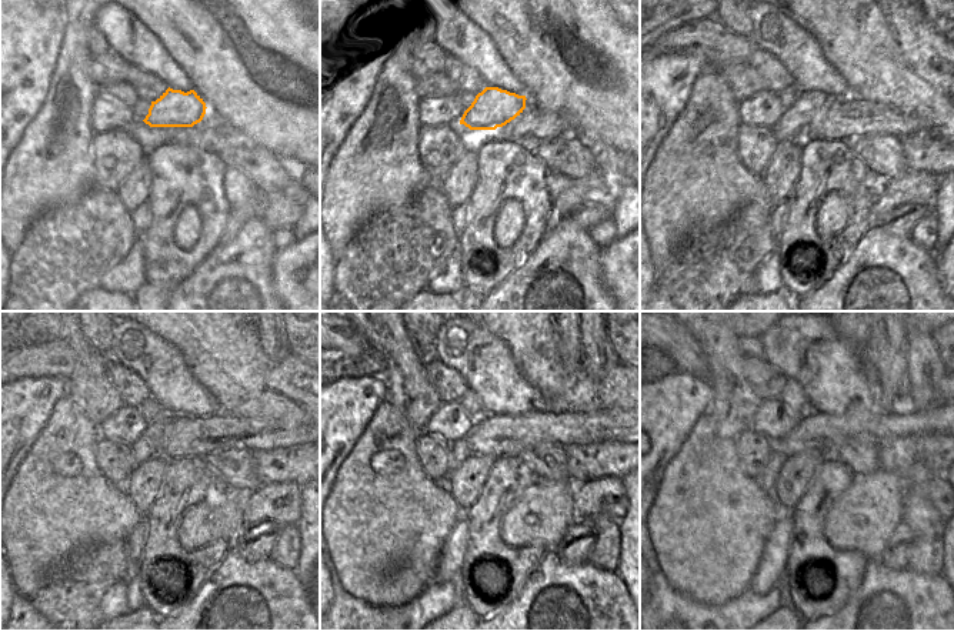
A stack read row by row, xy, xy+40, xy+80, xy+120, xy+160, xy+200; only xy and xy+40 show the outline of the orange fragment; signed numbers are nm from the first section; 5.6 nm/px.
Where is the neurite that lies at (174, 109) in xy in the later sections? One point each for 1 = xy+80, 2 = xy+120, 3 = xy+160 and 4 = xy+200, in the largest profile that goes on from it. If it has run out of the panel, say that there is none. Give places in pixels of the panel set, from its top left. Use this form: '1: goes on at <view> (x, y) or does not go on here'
1: goes on at xy+80 (793, 123)
2: goes on at xy+120 (146, 447)
3: goes on at xy+160 (459, 451)
4: goes on at xy+200 (769, 476)

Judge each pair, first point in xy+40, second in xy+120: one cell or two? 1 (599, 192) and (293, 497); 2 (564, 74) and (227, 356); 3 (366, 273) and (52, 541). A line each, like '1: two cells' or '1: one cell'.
1: one cell
2: one cell
3: two cells

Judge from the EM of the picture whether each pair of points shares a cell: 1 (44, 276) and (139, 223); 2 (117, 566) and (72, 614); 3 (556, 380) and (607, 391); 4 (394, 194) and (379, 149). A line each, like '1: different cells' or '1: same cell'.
1: different cells
2: same cell
3: same cell
4: same cell

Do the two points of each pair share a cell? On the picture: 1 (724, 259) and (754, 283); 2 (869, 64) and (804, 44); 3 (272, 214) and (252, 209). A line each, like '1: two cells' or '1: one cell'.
1: two cells
2: two cells
3: two cells

